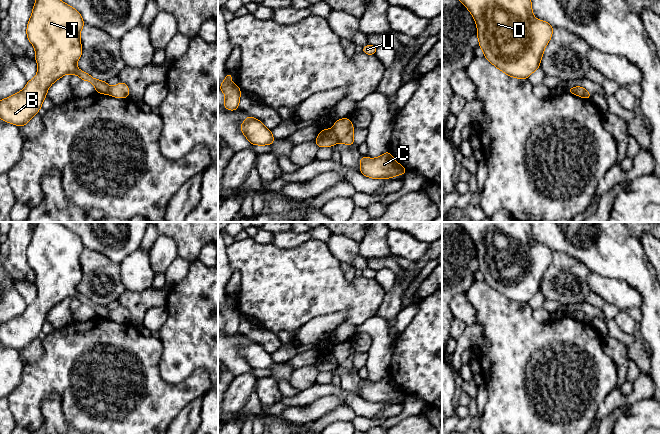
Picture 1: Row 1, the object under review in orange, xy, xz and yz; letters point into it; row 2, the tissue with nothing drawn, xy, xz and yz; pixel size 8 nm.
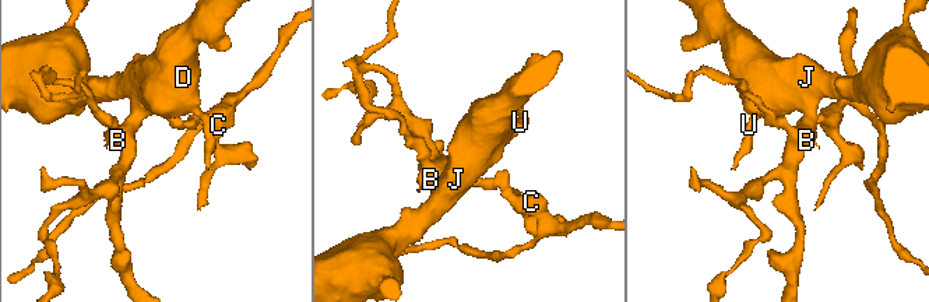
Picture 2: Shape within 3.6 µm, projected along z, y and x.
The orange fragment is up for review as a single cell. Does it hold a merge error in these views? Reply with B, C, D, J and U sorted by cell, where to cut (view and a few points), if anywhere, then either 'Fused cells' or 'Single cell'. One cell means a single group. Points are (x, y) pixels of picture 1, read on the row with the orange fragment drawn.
Groups: B D J U / C. Split along xz (331, 129), (338, 142). Fused cells

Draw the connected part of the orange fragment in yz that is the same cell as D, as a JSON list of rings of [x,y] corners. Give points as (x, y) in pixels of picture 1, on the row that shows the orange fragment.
[[[459,0],[477,25],[484,57],[509,77],[528,79],[540,68],[553,27],[534,17],[531,0]]]

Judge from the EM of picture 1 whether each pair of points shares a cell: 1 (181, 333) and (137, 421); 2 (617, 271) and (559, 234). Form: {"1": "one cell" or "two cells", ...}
{"1": "two cells", "2": "one cell"}

